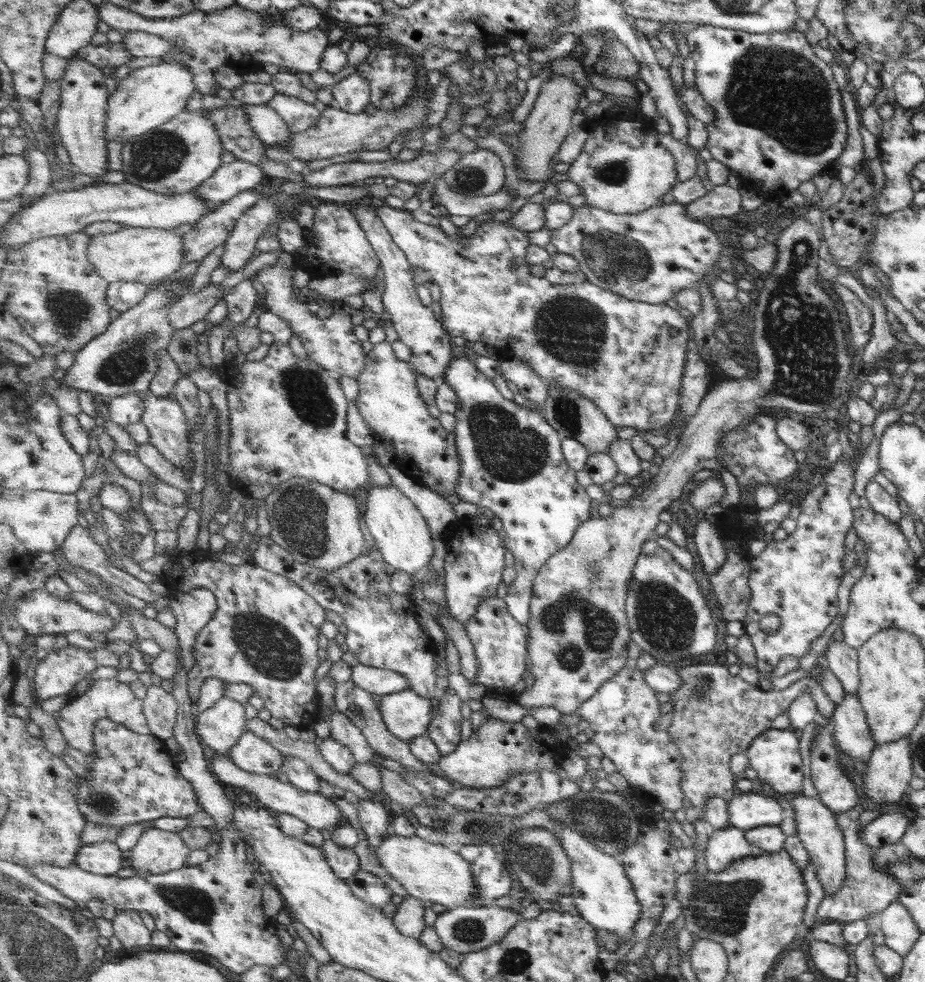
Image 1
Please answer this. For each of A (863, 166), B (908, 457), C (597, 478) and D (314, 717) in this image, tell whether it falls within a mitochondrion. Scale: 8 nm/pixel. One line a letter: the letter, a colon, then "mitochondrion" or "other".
A: other
B: other
C: other
D: other

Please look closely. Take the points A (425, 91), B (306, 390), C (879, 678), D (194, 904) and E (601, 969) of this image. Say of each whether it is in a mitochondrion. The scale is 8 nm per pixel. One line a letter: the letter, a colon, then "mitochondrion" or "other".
A: other
B: mitochondrion
C: other
D: mitochondrion
E: other

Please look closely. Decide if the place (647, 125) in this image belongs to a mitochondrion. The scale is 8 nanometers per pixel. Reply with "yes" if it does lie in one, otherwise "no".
no

